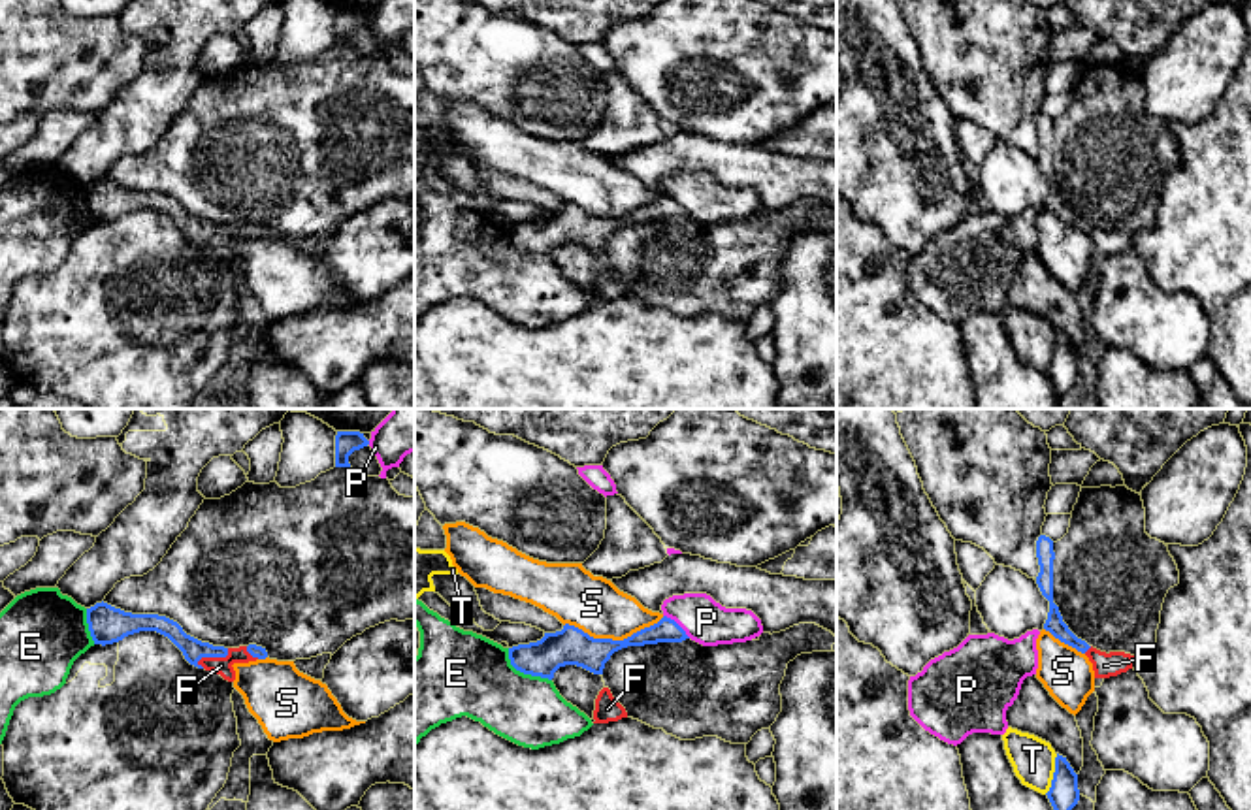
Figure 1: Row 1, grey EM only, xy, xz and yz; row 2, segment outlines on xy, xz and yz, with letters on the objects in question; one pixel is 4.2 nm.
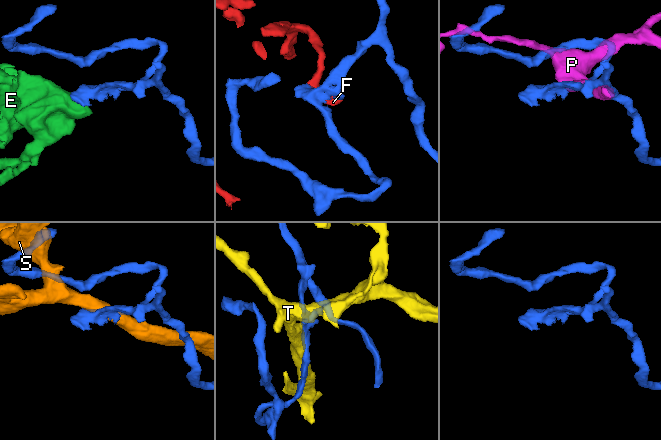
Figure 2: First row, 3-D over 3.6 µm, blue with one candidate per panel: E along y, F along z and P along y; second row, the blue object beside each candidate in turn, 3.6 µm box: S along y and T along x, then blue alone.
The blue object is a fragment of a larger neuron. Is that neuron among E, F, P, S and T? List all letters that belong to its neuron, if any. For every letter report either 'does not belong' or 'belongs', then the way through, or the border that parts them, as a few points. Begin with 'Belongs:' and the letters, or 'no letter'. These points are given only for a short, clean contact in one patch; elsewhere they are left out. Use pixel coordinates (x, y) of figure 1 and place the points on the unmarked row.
Belongs: F
E: does not belong; border xz (507, 226), (507, 236), (517, 247), (551, 259)
F: belongs
P: does not belong
S: does not belong
T: does not belong

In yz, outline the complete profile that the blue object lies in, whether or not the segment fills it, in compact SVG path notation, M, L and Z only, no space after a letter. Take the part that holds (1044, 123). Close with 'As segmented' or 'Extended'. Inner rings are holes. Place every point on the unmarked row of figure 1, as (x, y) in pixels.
M1040 113L1036 119L1036 136L1040 143L1040 151L1036 154L1036 162L1042 173L1049 179L1048 198L1044 207L1049 209L1061 220L1076 226L1085 232L1093 241L1095 256L1110 256L1132 247L1134 234L1125 230L1100 230L1089 224L1085 219L1078 217L1068 203L1063 200L1059 185L1053 181L1053 119L1046 113Z. Extended

